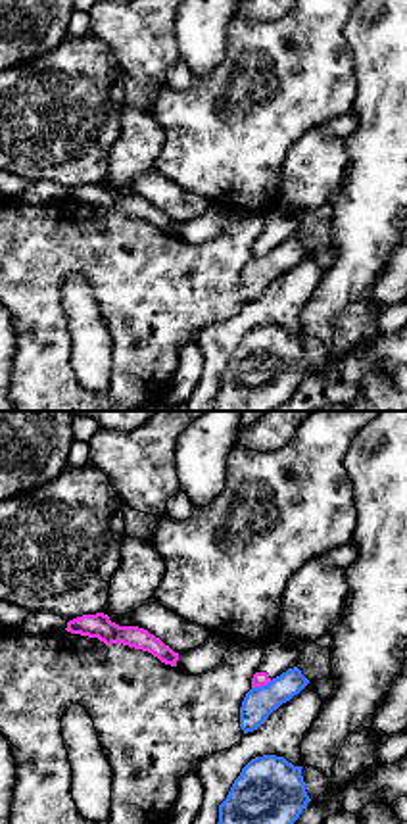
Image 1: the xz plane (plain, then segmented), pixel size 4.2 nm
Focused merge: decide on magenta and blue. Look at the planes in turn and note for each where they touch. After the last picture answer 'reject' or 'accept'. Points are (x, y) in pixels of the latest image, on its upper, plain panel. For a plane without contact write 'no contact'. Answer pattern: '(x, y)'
(262, 254)

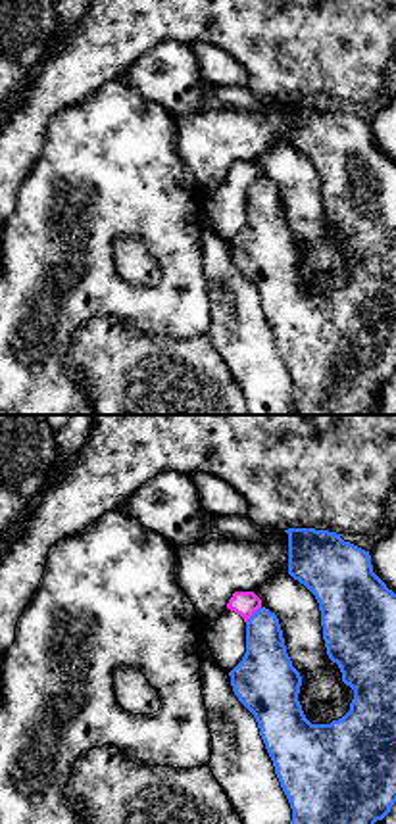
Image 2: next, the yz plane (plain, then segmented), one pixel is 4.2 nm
(252, 183)

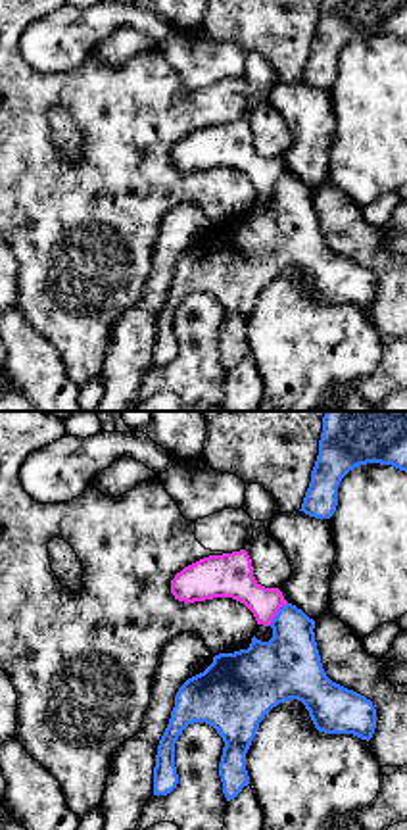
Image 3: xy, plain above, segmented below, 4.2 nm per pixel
(277, 181)

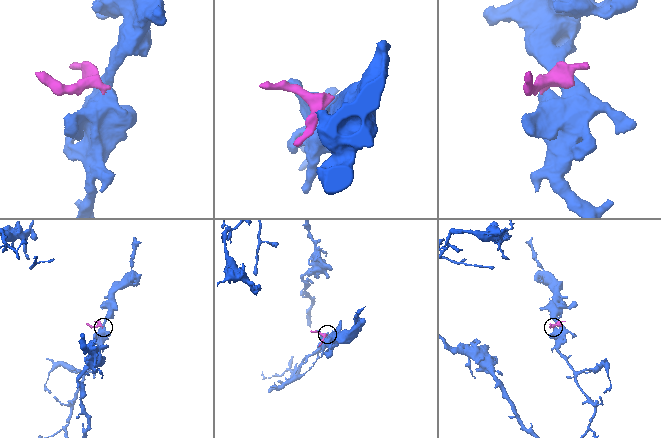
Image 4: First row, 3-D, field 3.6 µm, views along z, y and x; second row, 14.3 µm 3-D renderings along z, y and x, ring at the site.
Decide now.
reject

